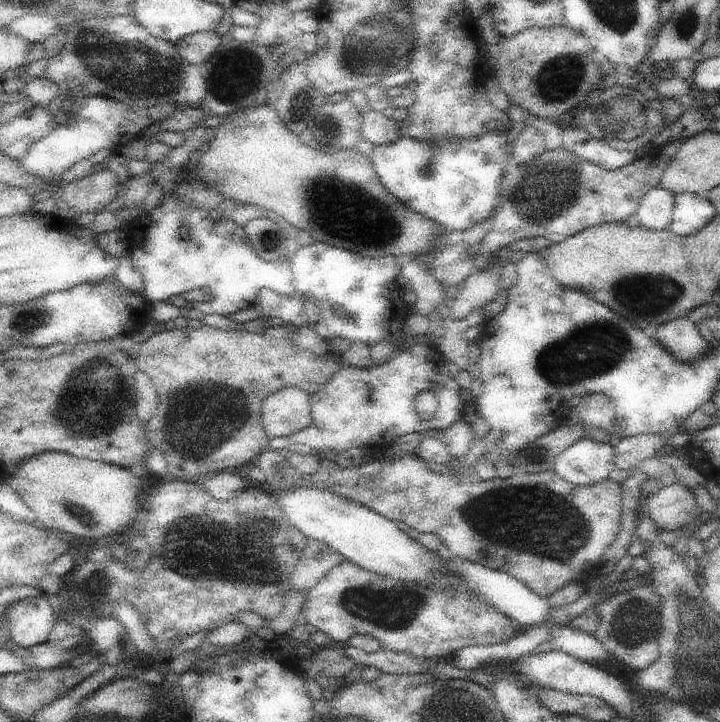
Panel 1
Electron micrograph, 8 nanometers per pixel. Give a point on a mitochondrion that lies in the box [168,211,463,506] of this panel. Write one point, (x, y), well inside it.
(196, 441)

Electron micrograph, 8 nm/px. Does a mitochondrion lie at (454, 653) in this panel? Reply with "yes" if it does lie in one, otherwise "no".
no

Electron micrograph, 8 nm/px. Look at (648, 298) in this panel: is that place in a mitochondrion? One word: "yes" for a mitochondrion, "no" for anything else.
yes

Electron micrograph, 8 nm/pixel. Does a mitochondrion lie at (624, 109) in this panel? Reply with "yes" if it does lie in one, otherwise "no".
yes

